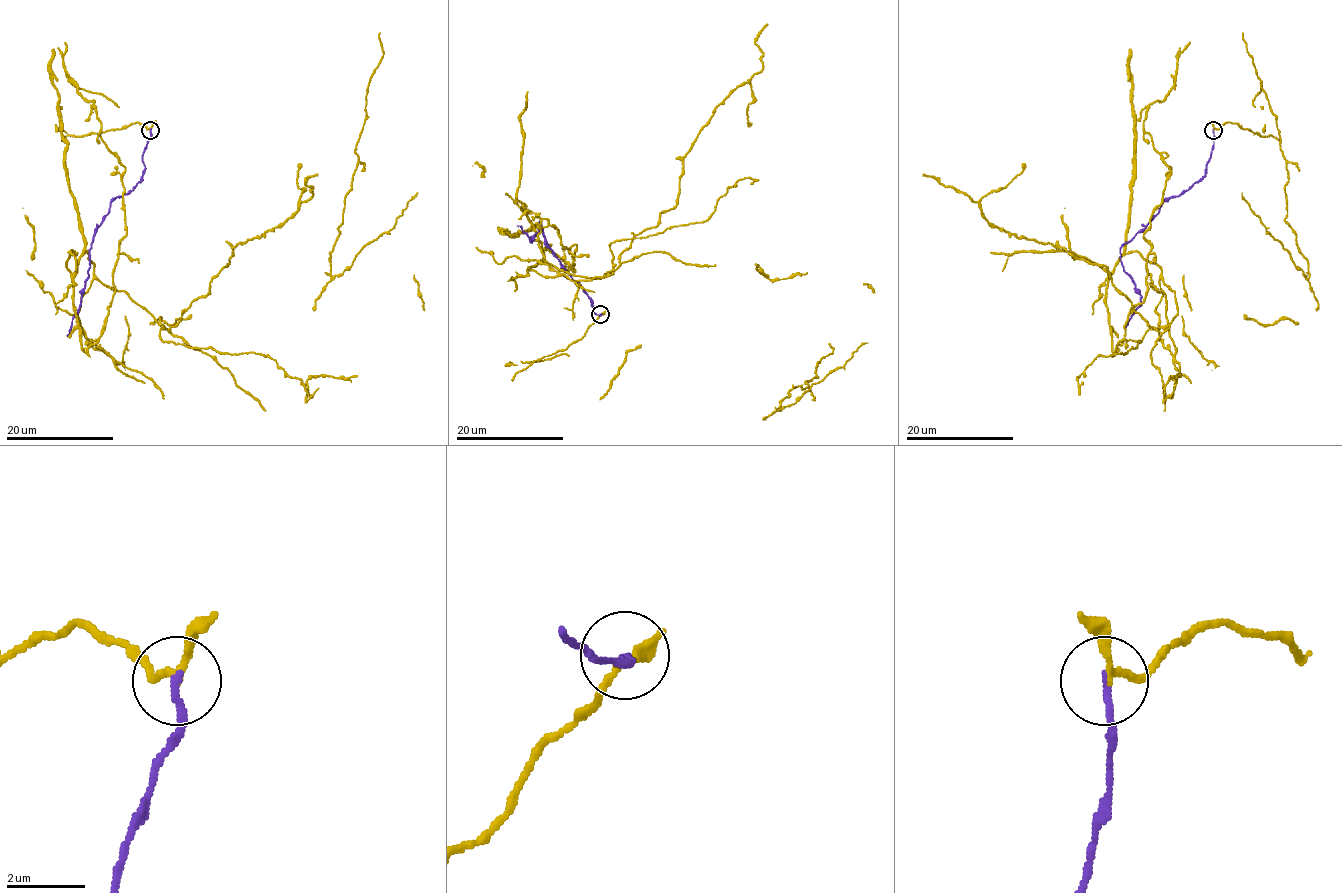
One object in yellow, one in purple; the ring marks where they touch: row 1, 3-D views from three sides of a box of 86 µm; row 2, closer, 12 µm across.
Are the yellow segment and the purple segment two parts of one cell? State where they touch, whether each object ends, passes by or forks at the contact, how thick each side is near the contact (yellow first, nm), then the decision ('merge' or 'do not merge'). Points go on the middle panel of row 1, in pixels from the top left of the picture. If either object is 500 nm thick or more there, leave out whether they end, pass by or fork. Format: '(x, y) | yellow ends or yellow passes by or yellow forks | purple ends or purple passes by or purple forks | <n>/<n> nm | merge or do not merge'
(600, 314) | yellow passes by | purple ends | 150/190 nm | do not merge

